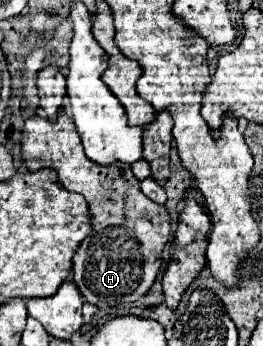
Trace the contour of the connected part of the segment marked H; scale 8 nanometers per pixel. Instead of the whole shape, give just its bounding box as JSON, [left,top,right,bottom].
[21,111,171,309]

